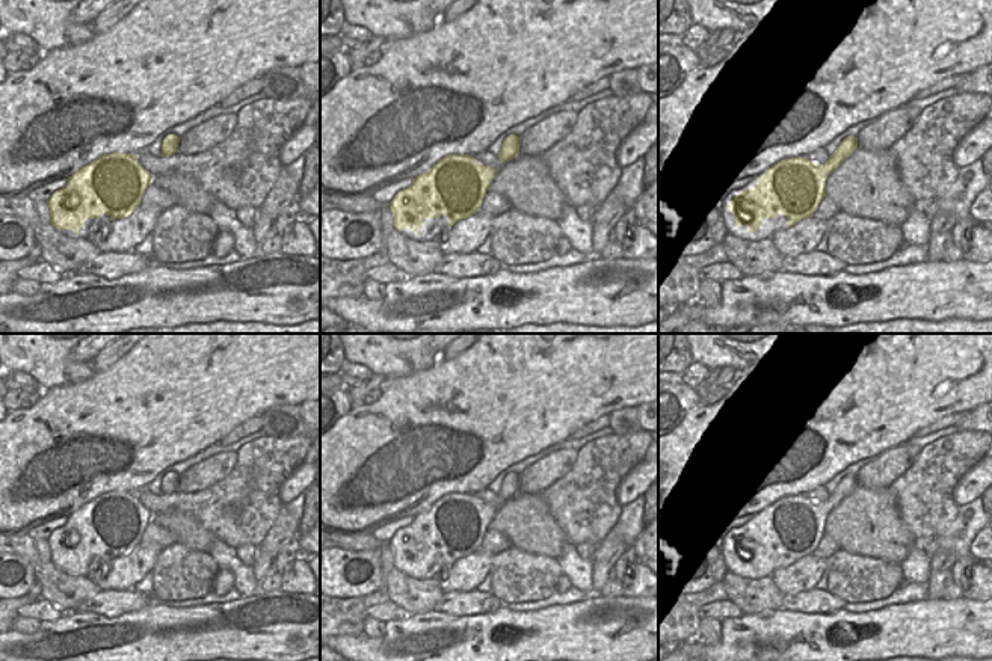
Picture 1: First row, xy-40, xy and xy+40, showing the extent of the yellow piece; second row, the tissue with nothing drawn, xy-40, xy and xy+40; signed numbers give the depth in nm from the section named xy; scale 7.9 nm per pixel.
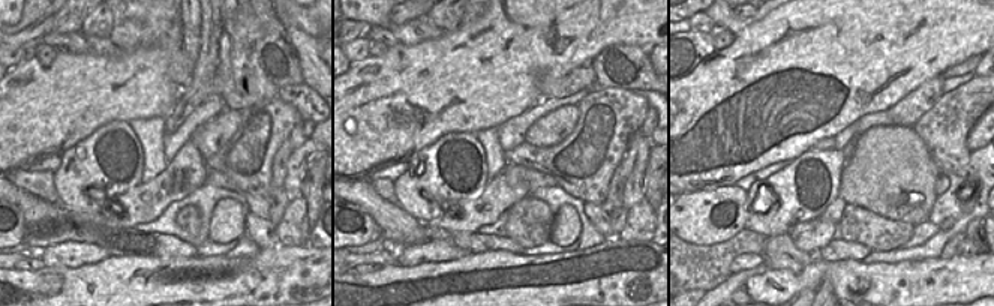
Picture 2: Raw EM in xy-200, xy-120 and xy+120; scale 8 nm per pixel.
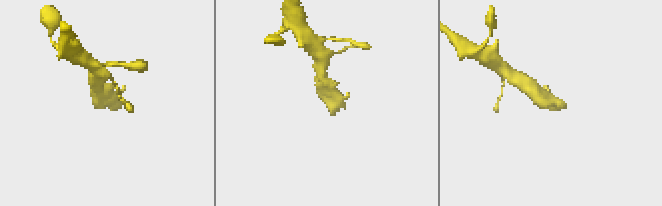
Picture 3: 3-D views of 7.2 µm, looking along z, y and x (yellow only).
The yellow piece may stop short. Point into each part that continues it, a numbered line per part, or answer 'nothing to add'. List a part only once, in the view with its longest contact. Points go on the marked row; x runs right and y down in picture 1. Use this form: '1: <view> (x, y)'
1: xy+40 (769, 227)

